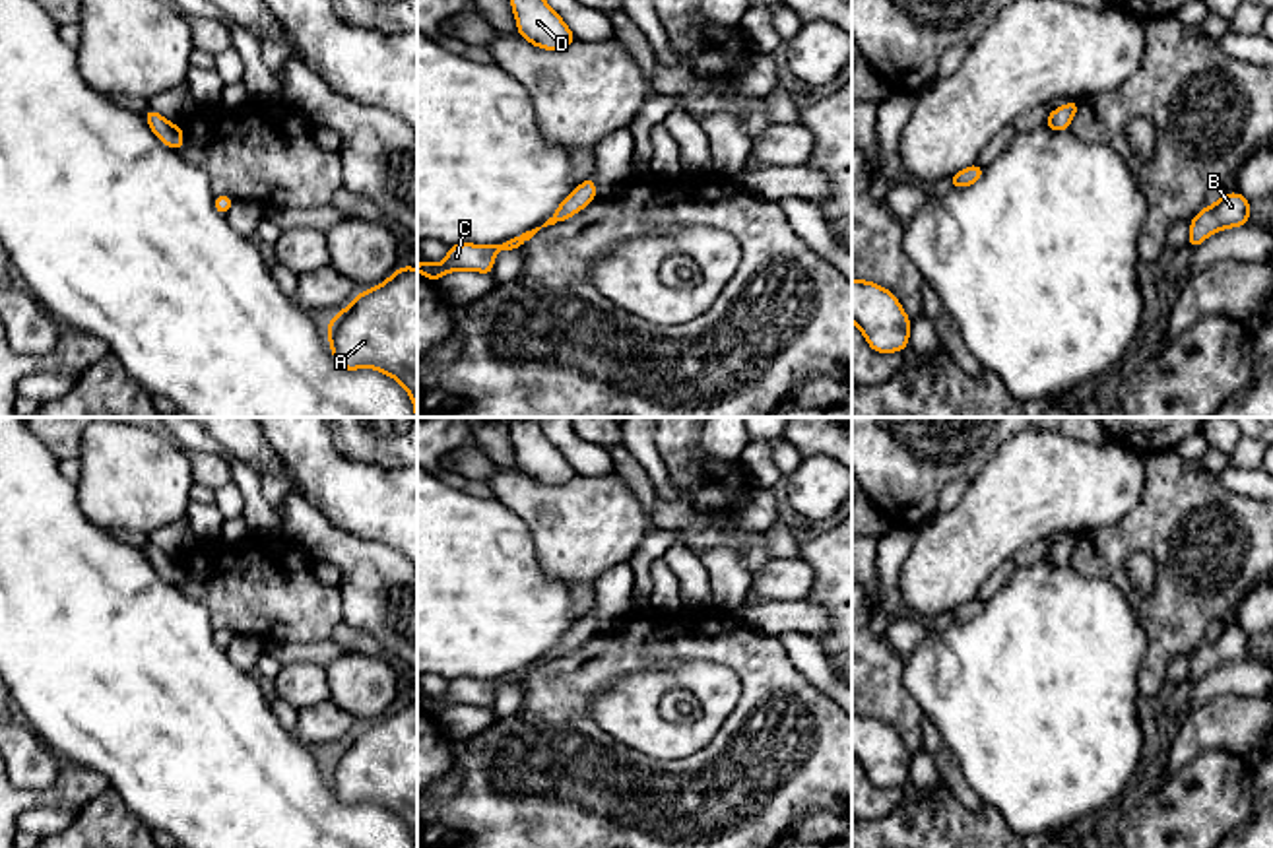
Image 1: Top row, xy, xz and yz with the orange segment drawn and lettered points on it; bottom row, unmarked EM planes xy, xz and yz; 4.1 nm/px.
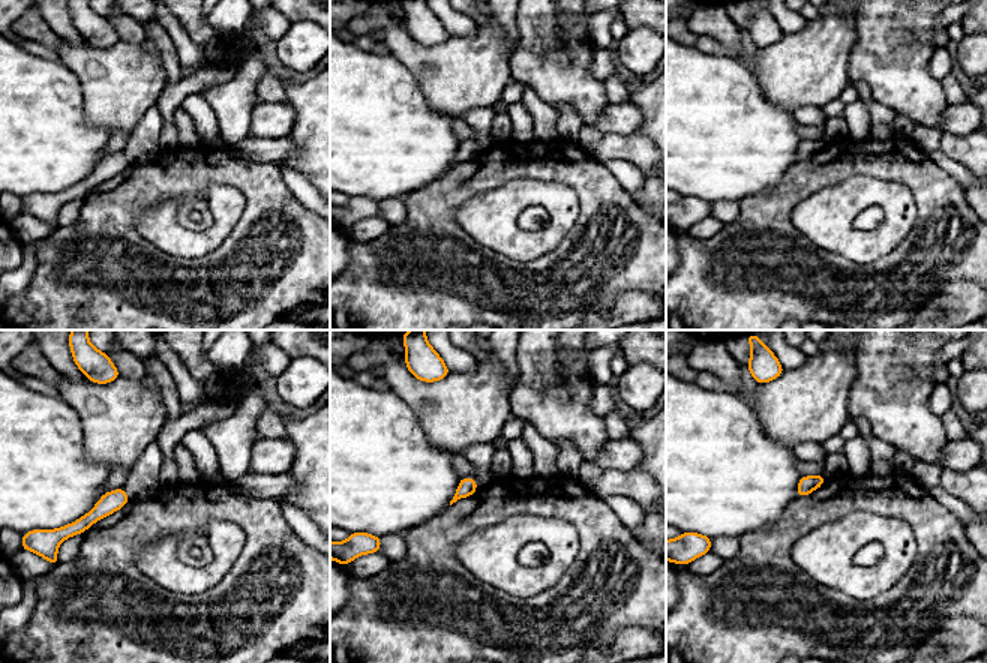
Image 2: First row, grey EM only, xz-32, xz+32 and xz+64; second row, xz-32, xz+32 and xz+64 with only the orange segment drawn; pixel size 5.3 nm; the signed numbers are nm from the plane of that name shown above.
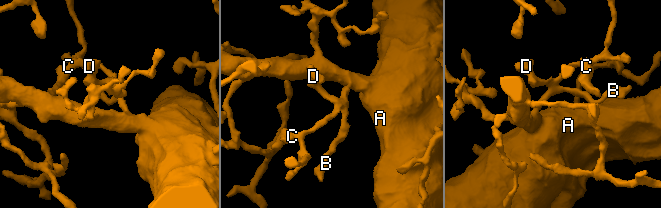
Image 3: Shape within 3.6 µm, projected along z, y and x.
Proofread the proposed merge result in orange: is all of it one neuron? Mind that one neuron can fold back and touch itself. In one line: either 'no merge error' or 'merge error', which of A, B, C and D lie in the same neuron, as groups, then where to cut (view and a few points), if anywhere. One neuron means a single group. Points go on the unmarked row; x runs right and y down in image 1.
no merge error | A B C D | no cut

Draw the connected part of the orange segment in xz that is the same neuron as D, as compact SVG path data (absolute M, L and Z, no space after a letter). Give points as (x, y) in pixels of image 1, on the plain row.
M514 417L510 440L520 472L534 481L563 485L576 475L563 452L543 435L539 417Z

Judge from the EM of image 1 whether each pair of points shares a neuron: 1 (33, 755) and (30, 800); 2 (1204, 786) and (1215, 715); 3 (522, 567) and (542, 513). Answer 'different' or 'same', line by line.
1: different
2: different
3: different

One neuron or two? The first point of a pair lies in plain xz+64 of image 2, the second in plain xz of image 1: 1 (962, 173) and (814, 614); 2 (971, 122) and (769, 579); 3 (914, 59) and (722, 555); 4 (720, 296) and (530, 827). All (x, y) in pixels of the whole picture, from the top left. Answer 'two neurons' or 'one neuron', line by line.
1: two neurons
2: one neuron
3: two neurons
4: one neuron

